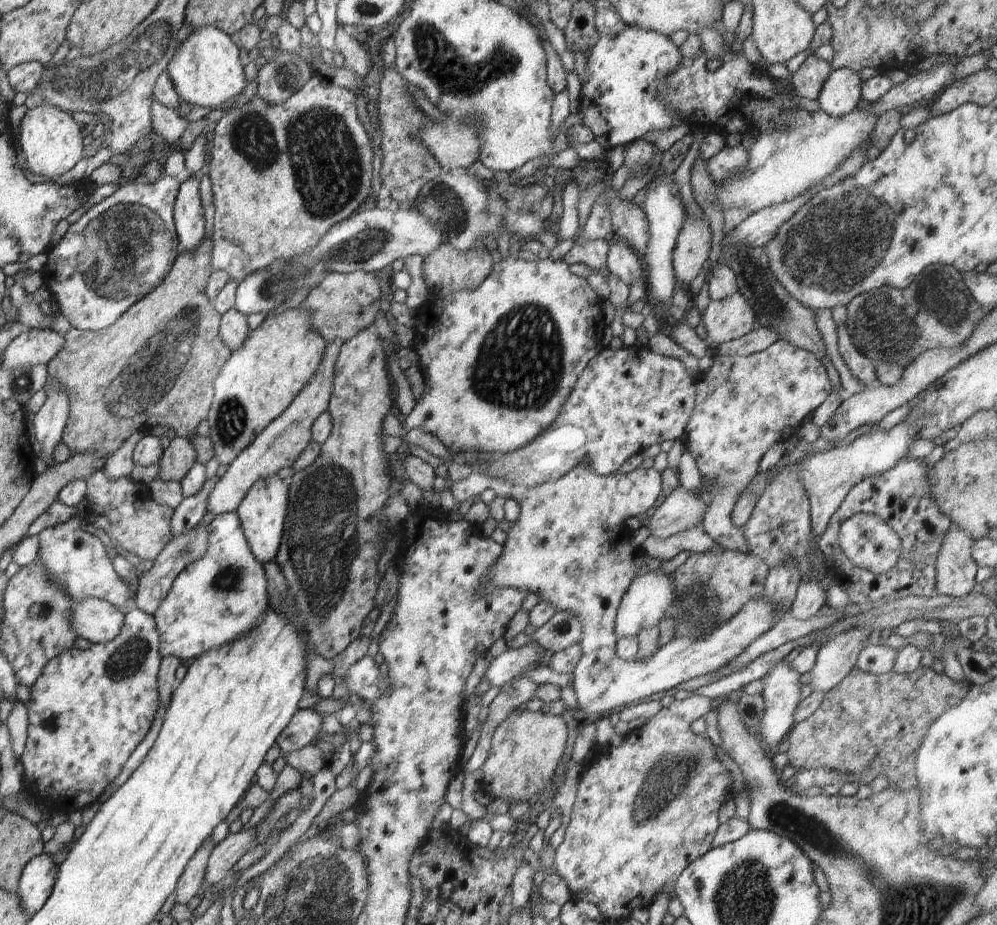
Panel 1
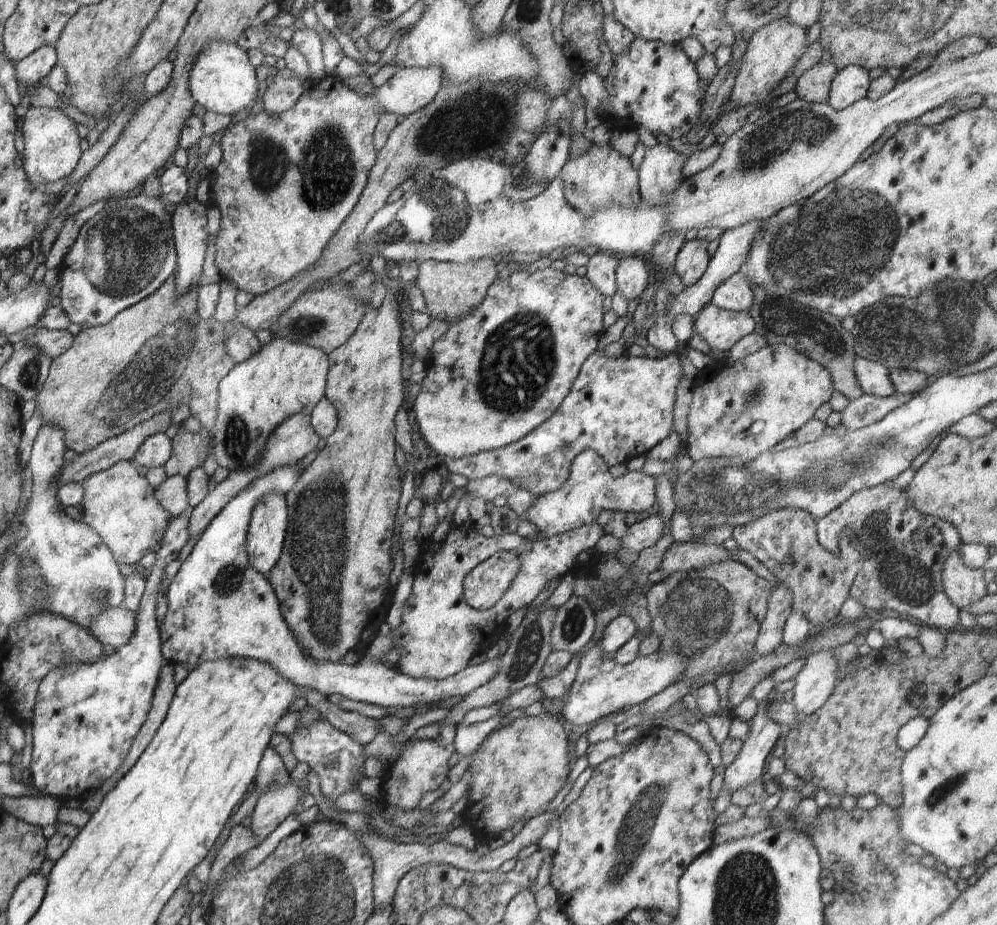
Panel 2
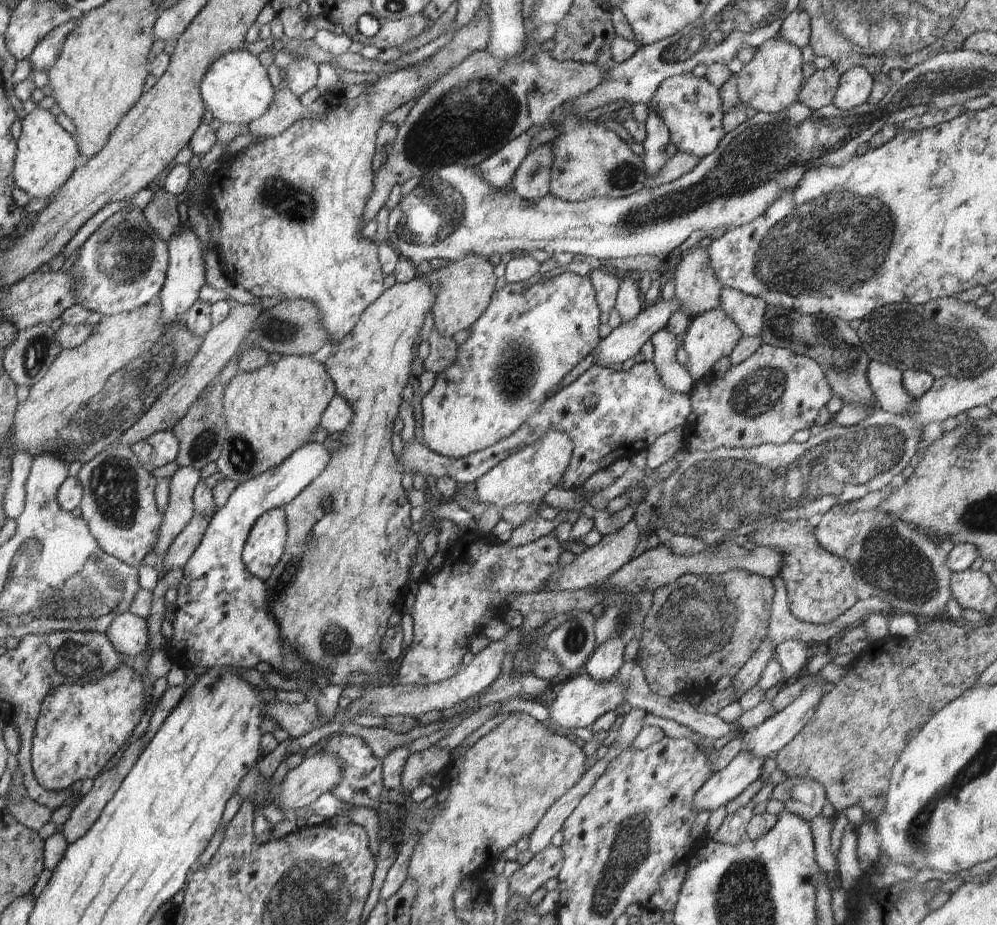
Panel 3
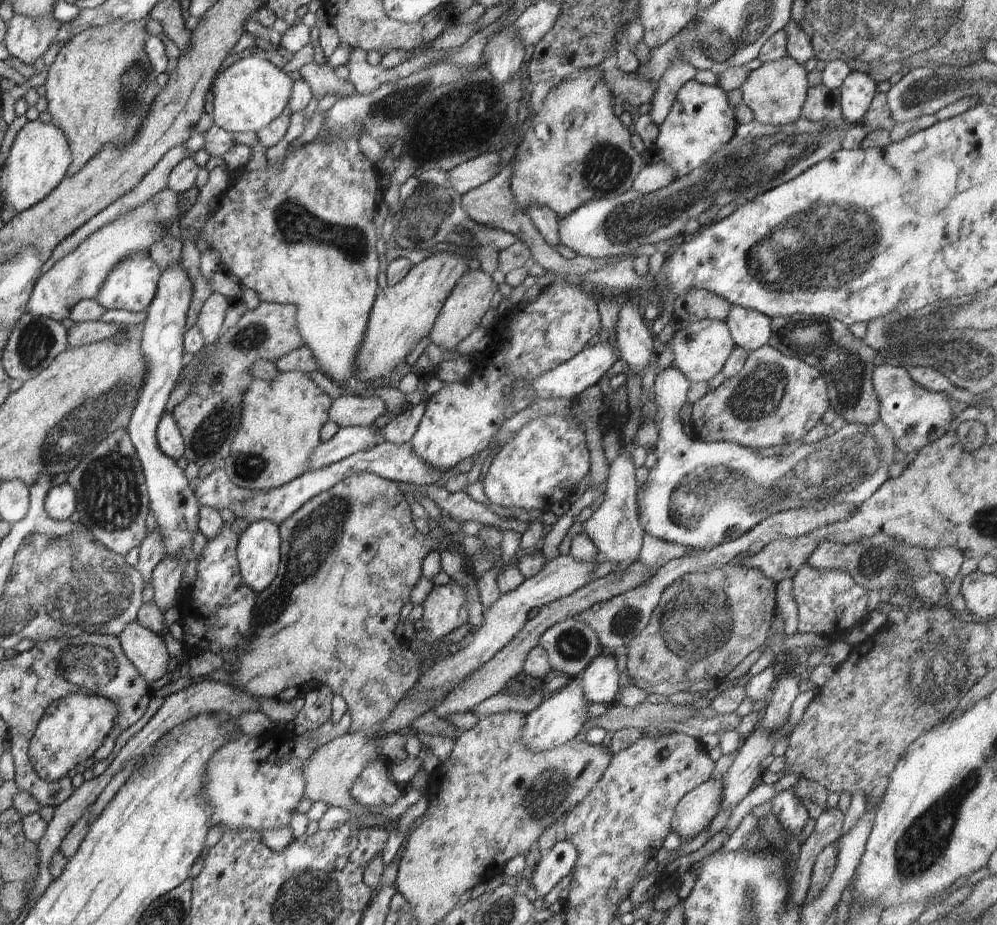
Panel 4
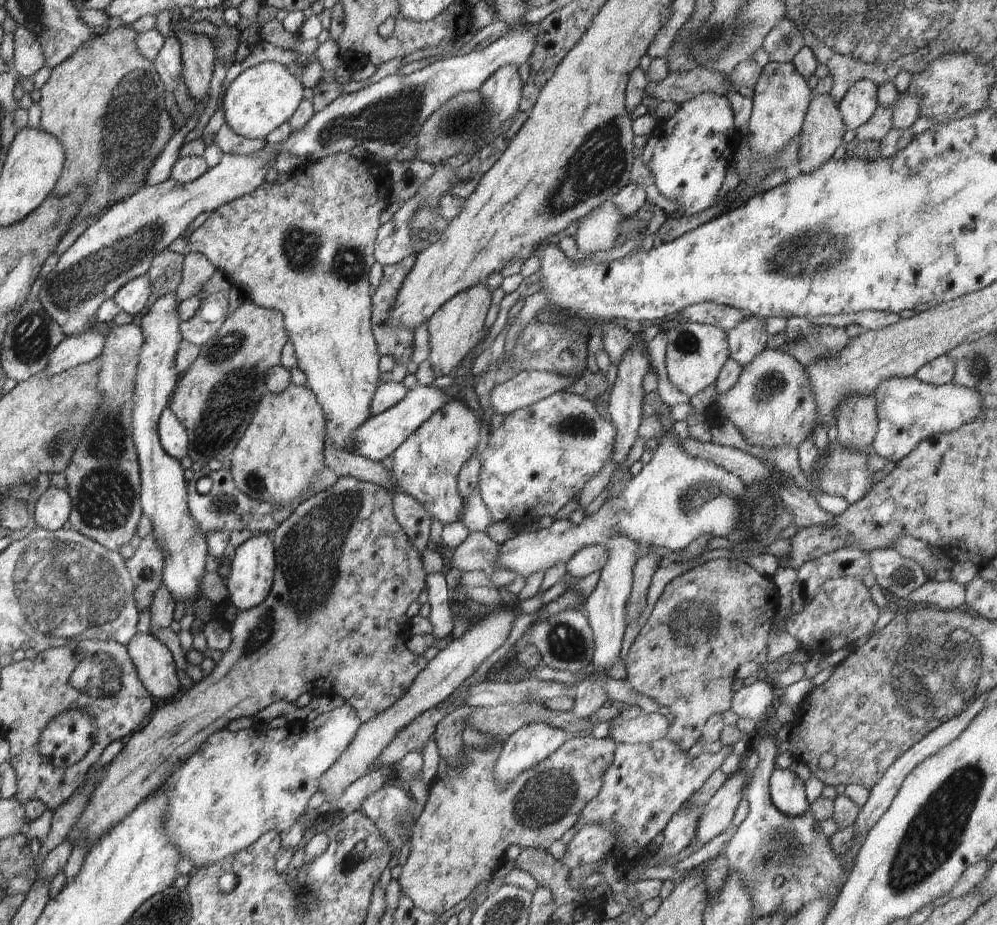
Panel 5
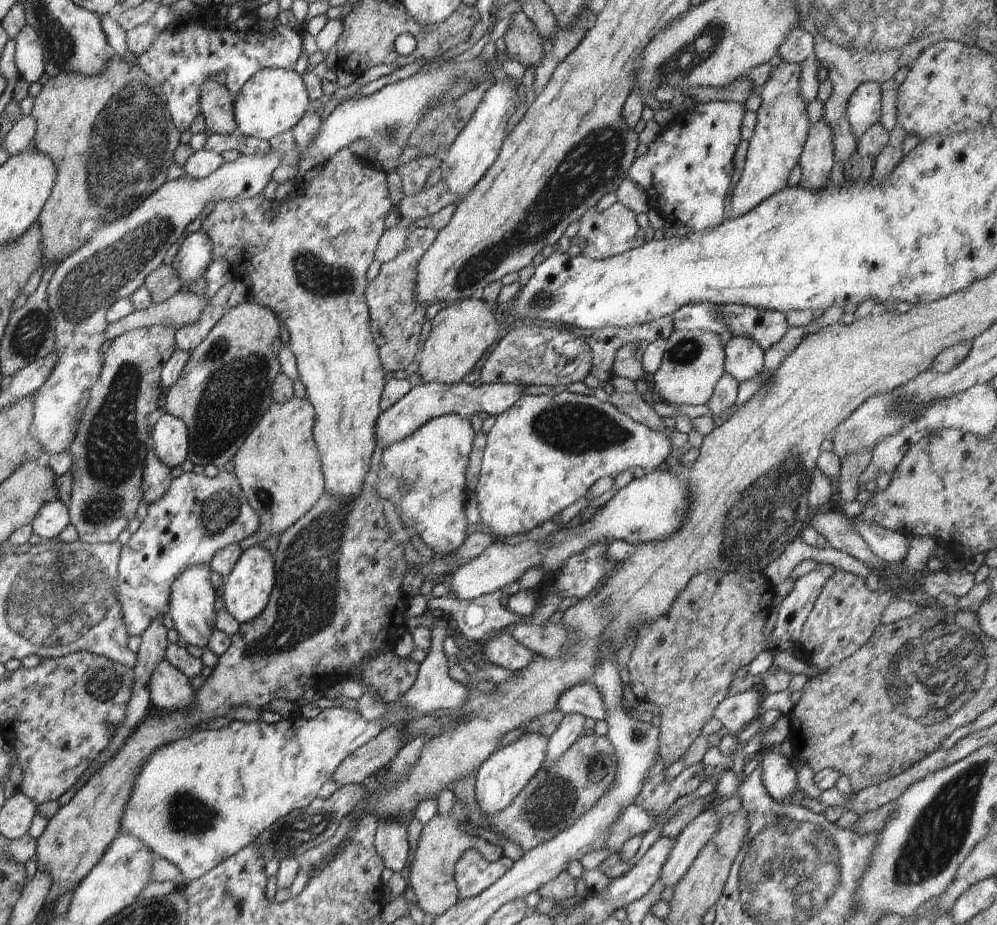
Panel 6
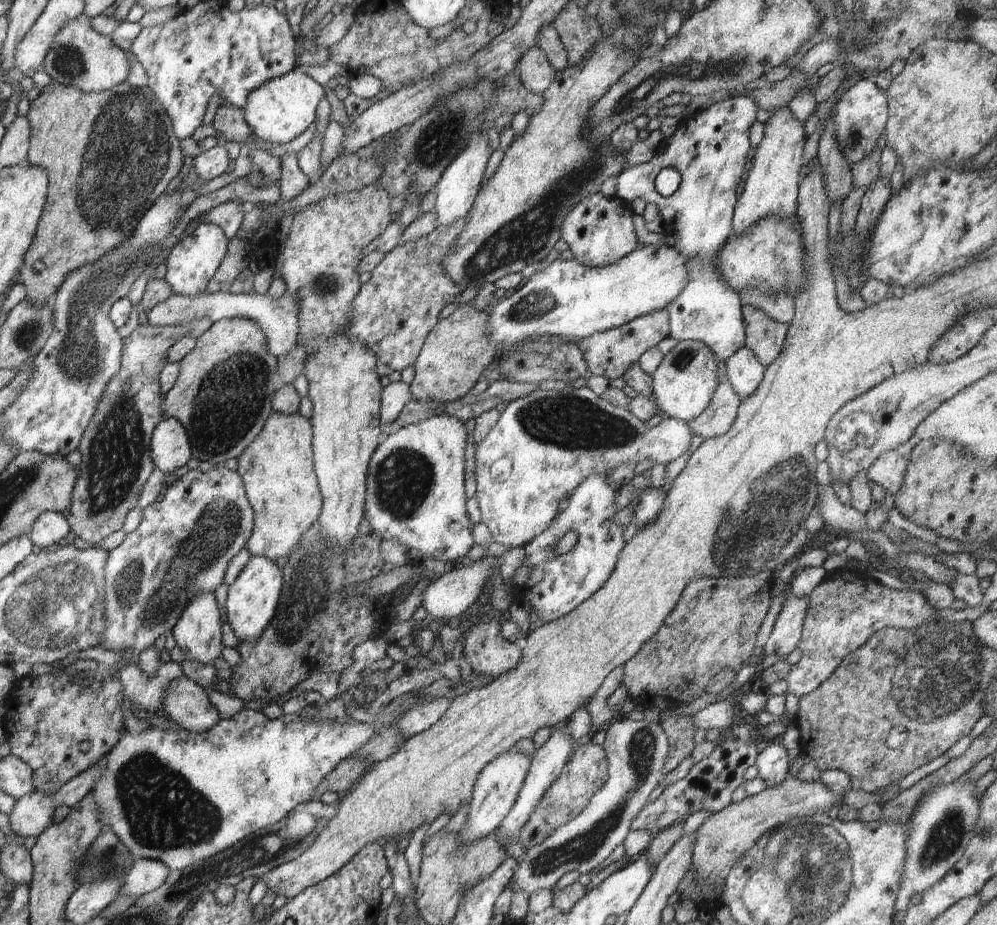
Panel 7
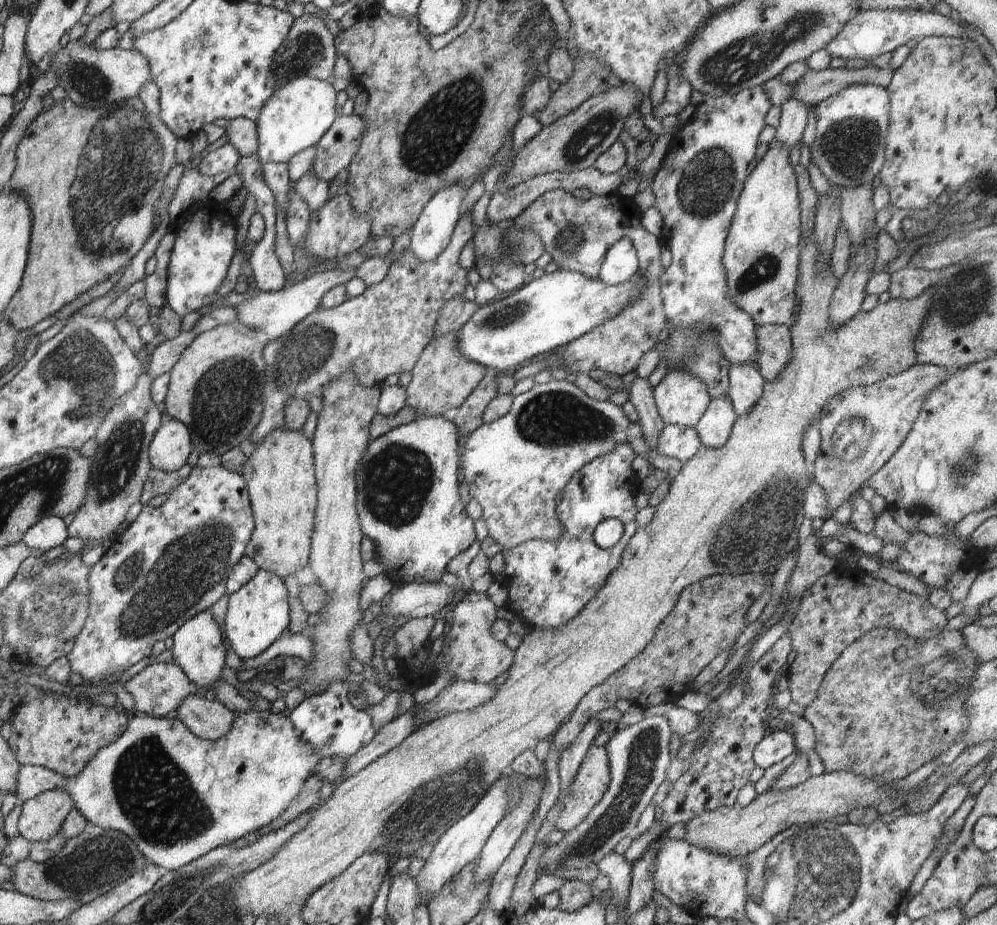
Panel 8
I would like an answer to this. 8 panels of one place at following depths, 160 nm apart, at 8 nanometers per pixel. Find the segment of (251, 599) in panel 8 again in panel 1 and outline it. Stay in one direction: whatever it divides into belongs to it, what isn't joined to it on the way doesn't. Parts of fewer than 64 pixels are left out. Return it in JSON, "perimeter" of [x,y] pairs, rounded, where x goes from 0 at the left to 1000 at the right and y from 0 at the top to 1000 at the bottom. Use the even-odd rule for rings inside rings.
{"perimeter":[[[279,514],[269,515],[269,517],[259,519],[249,530],[249,534],[245,536],[245,541],[241,543],[241,547],[236,552],[241,560],[242,571],[249,590],[251,590],[251,596],[263,612],[276,605],[277,599],[283,588],[289,536],[290,528],[288,521],[282,519]]]}

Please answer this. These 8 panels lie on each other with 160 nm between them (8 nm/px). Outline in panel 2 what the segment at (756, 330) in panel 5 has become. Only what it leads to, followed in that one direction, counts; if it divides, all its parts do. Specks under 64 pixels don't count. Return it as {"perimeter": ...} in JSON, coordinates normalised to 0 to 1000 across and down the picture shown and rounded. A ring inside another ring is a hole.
{"perimeter":[[[743,294],[731,298],[717,311],[713,326],[733,336],[750,336],[755,325],[755,316]]]}

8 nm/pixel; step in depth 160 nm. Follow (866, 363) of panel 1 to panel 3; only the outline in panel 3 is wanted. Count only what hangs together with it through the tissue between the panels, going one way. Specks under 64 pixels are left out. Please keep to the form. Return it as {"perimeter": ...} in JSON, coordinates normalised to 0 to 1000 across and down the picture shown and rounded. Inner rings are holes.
{"perimeter":[[[881,390],[871,392],[869,406],[885,444],[903,448],[916,442],[919,431],[906,418],[905,403],[901,398]]]}

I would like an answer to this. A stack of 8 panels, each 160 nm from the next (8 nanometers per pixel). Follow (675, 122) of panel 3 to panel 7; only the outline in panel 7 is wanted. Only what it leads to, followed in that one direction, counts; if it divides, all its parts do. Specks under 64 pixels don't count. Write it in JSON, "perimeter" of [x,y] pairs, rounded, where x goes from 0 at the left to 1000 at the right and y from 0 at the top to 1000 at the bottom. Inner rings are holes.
{"perimeter":[[[748,103],[732,105],[723,108],[705,120],[683,128],[676,145],[666,151],[664,161],[650,175],[626,183],[618,192],[618,213],[631,221],[637,214],[646,214],[649,219],[658,222],[665,238],[667,252],[680,255],[678,267],[690,281],[691,302],[680,322],[673,326],[668,335],[671,337],[671,354],[673,363],[678,368],[699,368],[712,375],[722,390],[727,390],[737,378],[747,374],[747,352],[744,339],[743,322],[723,299],[715,281],[726,266],[728,258],[735,253],[735,227],[740,212],[738,202],[750,182],[748,172],[752,162],[751,141],[758,132],[758,121],[761,115]],[[676,182],[683,188],[680,204],[672,212],[662,211],[656,204],[656,195],[662,184]]]}

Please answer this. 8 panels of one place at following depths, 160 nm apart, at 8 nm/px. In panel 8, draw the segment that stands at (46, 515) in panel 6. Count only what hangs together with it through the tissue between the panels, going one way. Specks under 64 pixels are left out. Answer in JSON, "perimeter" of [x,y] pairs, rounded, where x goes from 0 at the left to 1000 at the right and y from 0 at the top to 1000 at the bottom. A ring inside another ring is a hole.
{"perimeter":[[[59,558],[42,559],[24,577],[22,586],[30,595],[52,595],[68,582],[68,570]]]}

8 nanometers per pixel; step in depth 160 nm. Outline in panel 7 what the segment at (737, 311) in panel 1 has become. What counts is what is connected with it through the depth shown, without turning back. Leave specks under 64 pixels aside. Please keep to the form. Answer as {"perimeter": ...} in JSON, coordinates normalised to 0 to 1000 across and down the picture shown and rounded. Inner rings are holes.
{"perimeter":[[[699,368],[680,369],[671,381],[665,384],[662,396],[653,404],[655,425],[660,441],[671,451],[690,456],[698,452],[714,432],[721,416],[719,385],[711,374]]]}

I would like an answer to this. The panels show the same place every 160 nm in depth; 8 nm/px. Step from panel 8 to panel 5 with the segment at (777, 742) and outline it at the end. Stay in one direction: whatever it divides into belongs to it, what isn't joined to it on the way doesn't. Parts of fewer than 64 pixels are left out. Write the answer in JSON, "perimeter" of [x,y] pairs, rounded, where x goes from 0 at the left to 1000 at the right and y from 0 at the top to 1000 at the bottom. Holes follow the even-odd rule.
{"perimeter":[[[777,830],[771,841],[771,855],[773,866],[782,878],[793,883],[811,878],[806,845],[797,835]]]}

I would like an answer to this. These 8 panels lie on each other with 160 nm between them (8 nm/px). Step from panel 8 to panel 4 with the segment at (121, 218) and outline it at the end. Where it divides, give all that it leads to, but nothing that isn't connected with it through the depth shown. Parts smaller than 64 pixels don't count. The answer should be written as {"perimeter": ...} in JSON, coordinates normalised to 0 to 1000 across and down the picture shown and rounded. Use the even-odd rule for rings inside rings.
{"perimeter":[[[144,21],[137,23],[116,23],[103,29],[88,29],[85,34],[74,38],[69,44],[66,44],[60,52],[60,55],[56,59],[54,67],[49,71],[48,82],[45,89],[46,103],[48,109],[47,120],[50,121],[52,128],[58,130],[58,138],[65,145],[71,162],[71,176],[67,186],[67,190],[76,188],[79,184],[82,184],[86,176],[105,157],[108,155],[114,155],[115,157],[125,157],[129,155],[129,151],[137,144],[139,136],[148,123],[150,114],[153,111],[154,105],[159,101],[161,96],[155,89],[157,78],[153,75],[148,59],[145,55],[146,42],[150,39],[146,32],[146,25]]]}

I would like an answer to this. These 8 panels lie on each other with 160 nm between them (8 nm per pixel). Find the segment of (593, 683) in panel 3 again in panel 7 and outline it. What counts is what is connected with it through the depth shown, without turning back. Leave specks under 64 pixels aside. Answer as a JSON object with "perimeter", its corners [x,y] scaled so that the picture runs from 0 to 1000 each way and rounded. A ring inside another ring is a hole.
{"perimeter":[[[514,809],[492,822],[479,836],[474,850],[473,865],[469,869],[468,888],[462,897],[457,901],[457,907],[464,914],[470,914],[480,906],[495,902],[504,886],[514,876],[530,837],[534,821],[535,816]]]}

